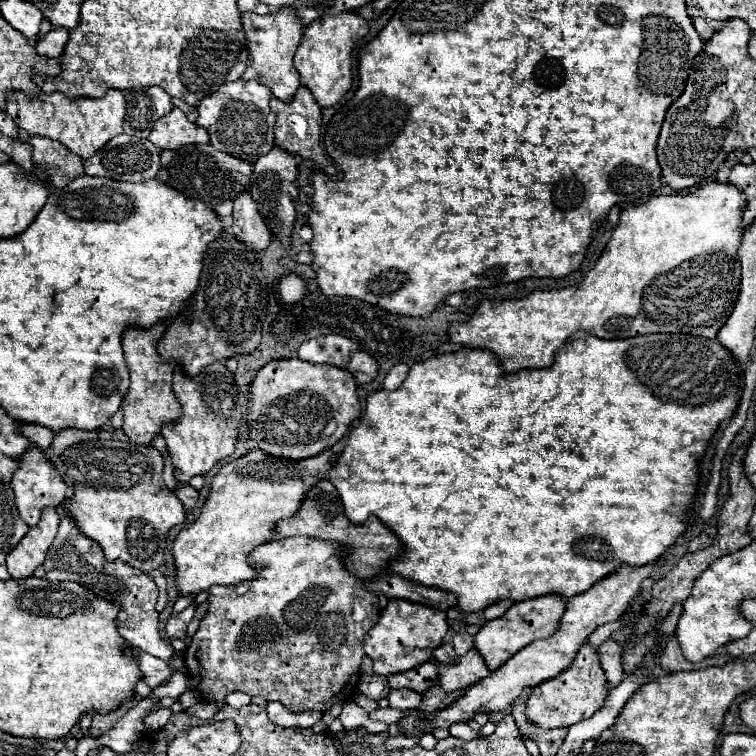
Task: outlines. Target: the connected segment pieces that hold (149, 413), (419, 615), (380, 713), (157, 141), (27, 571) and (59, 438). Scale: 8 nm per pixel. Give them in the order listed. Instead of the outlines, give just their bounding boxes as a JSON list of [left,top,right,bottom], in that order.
[[122,323,182,445],[364,599,448,677],[370,707,404,725],[148,107,210,151],[6,509,60,579],[44,429,98,459]]

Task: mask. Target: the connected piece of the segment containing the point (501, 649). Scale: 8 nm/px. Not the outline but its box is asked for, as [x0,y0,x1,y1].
[474,595,566,671]

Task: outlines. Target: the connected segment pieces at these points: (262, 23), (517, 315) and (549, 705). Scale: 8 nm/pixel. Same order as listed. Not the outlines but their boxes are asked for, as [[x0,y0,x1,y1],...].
[[242,7,304,103],[450,181,746,373],[526,643,608,729]]

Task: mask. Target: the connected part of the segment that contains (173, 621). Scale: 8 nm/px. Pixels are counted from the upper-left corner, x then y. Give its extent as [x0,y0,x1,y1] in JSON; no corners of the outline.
[166,603,196,639]

